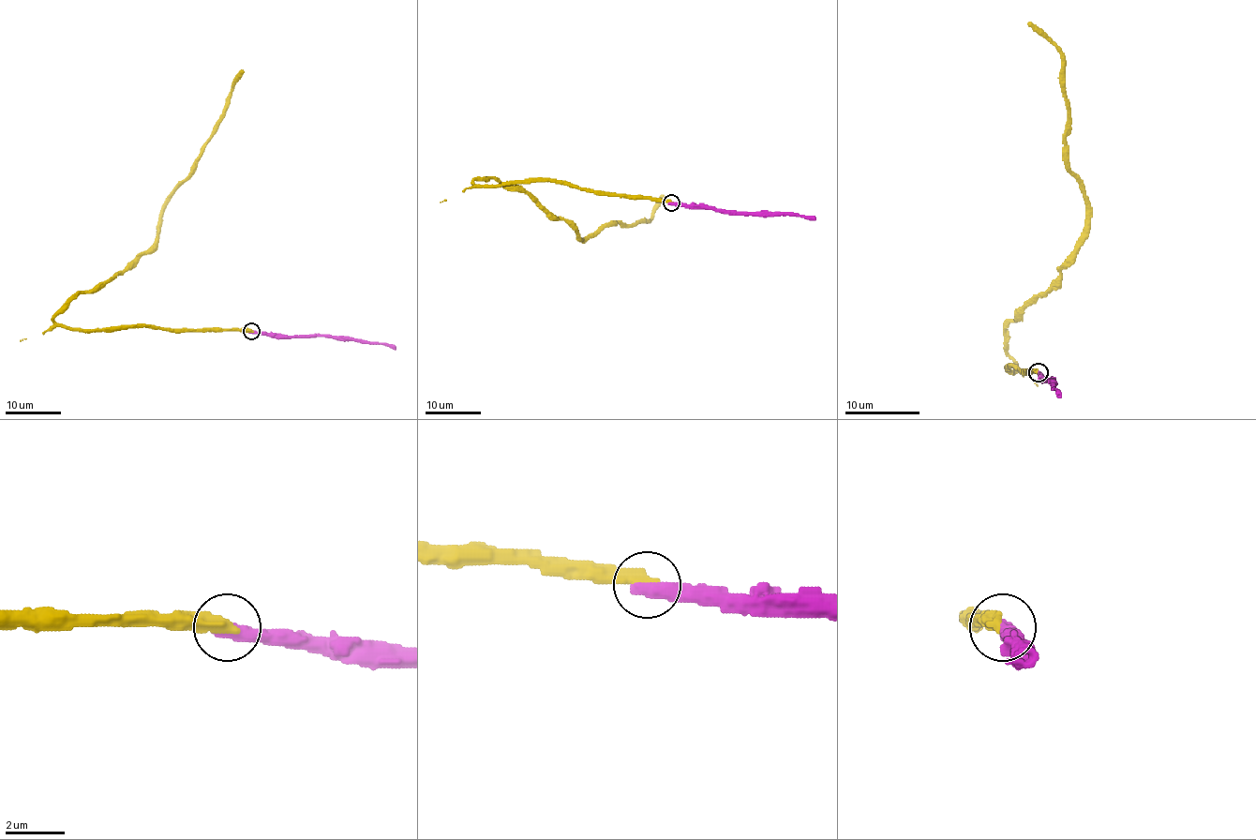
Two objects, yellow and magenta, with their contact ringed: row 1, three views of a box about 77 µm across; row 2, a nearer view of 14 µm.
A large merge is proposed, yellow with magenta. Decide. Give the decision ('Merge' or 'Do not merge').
Merge

